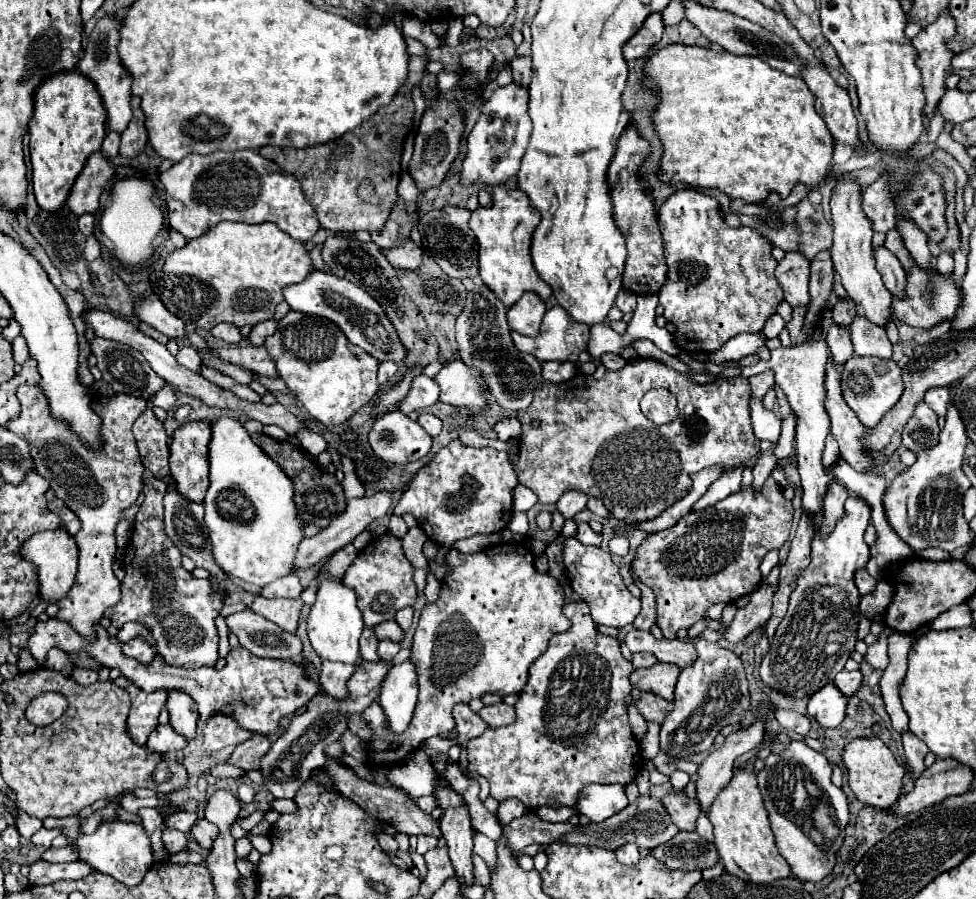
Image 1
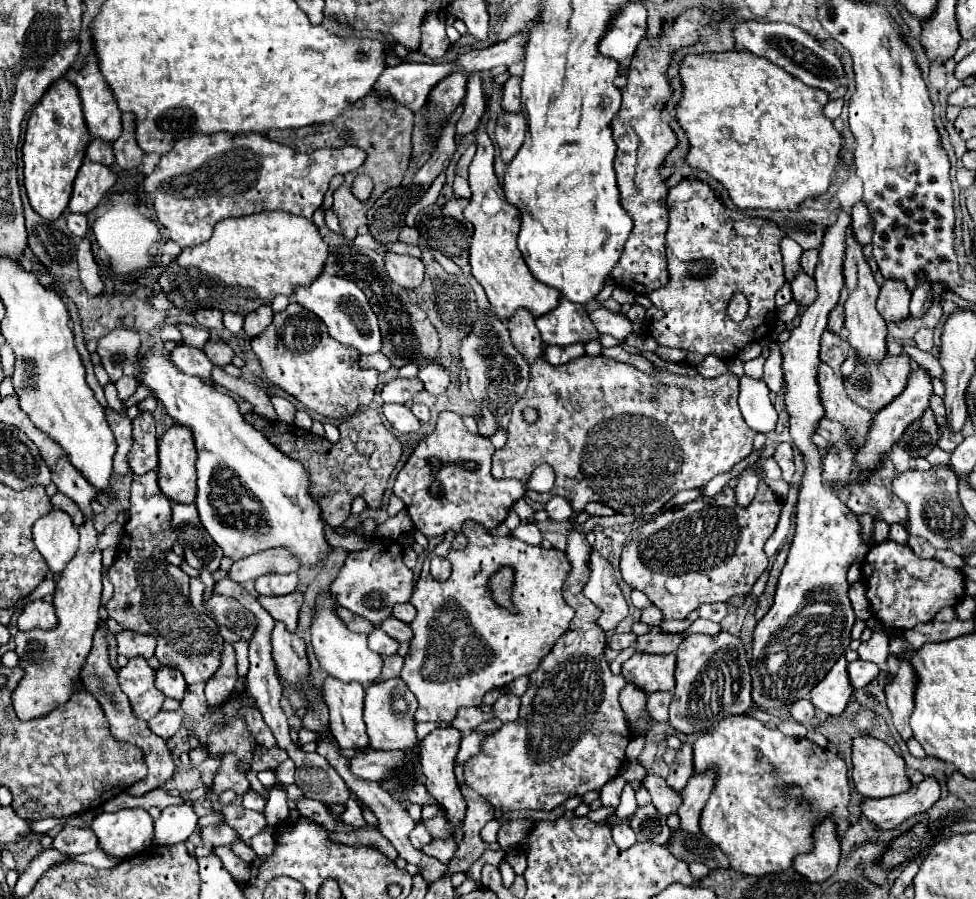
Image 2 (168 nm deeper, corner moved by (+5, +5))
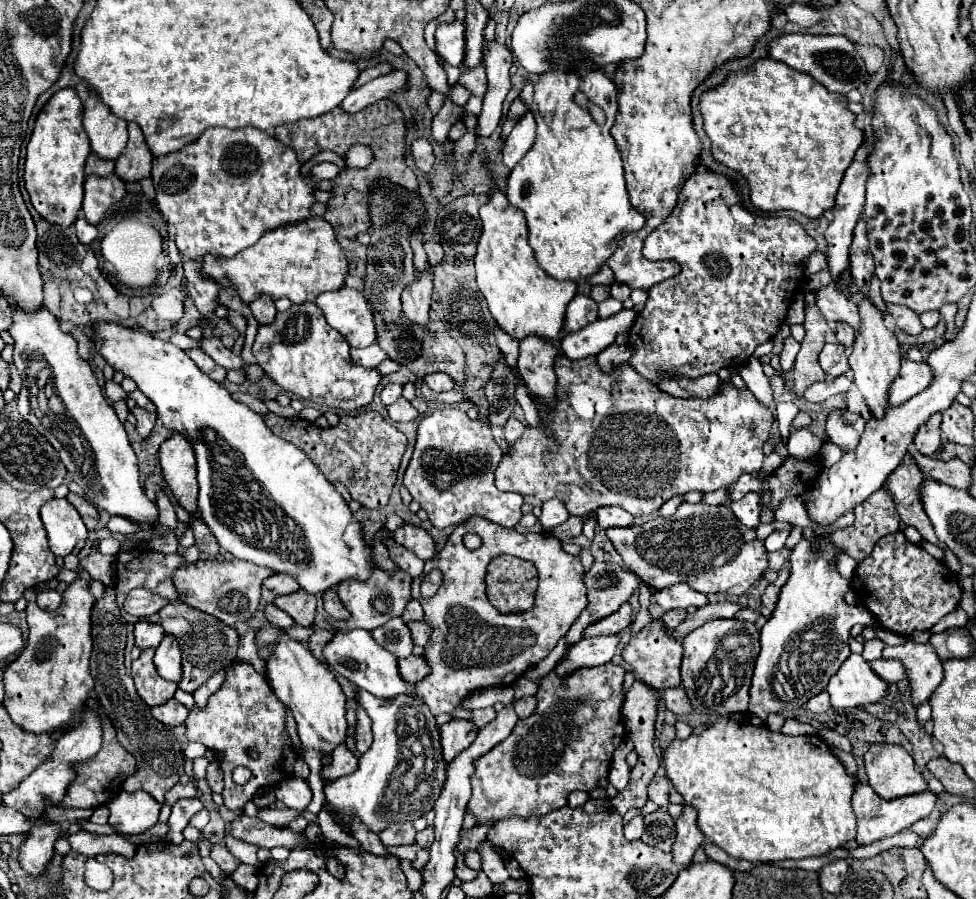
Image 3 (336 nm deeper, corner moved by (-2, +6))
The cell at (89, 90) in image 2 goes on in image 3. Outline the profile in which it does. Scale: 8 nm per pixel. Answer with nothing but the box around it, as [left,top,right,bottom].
[84,92,128,160]

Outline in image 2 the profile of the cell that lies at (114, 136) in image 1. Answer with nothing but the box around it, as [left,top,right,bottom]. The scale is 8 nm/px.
[85,139,115,165]

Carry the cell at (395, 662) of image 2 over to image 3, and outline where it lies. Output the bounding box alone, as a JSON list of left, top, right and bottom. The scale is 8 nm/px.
[398,656,430,684]

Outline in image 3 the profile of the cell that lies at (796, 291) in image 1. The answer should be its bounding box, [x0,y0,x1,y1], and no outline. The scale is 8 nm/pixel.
[814,284,860,330]

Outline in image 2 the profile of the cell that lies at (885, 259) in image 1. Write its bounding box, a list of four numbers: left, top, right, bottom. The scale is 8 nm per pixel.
[877,281,911,323]

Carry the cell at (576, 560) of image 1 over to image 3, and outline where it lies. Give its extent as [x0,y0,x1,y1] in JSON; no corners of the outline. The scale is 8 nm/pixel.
[584,604,632,636]

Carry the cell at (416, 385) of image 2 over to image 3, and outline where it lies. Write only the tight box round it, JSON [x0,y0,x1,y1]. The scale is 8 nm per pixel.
[380,384,402,406]

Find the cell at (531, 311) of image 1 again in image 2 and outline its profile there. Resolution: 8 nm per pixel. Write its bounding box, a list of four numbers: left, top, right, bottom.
[507,311,543,363]

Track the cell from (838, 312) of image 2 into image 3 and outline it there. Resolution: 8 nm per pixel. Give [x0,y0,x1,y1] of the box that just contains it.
[836,322,854,348]

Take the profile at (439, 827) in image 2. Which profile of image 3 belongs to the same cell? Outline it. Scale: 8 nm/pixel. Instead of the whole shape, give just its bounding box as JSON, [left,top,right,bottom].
[460,820,494,854]

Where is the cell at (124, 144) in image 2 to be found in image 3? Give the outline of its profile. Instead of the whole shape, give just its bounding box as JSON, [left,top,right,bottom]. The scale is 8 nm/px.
[114,122,154,182]

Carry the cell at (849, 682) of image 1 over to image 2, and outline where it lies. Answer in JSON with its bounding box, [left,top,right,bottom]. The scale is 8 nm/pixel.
[849,659,879,689]

